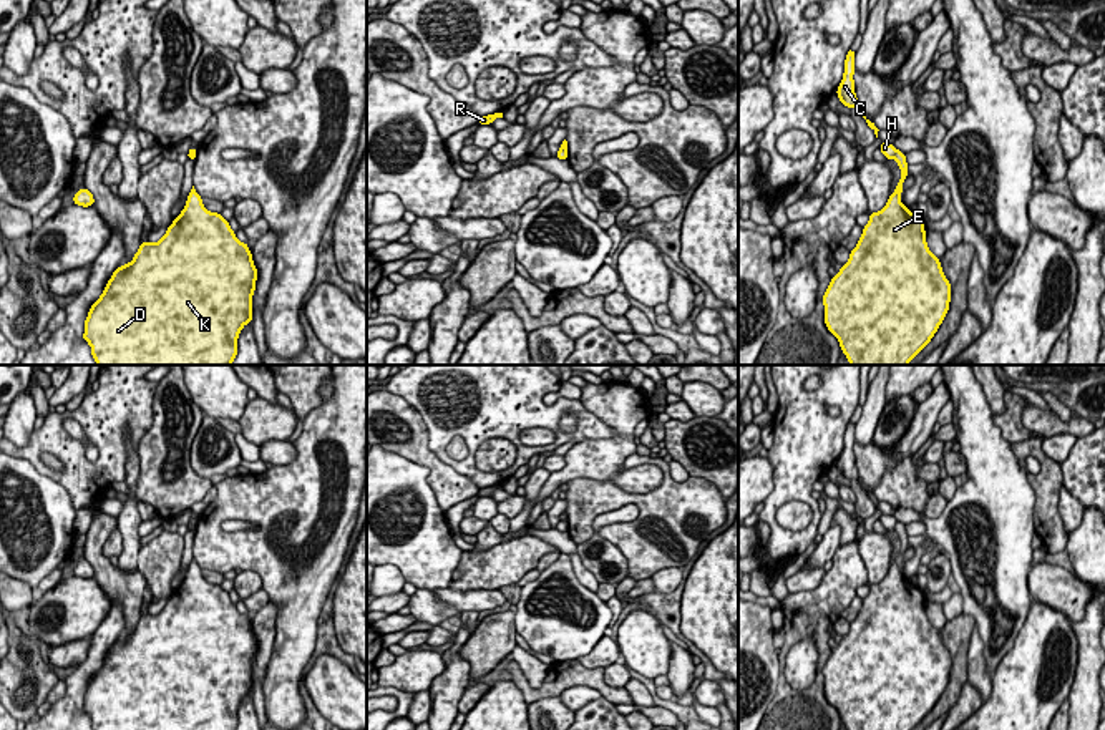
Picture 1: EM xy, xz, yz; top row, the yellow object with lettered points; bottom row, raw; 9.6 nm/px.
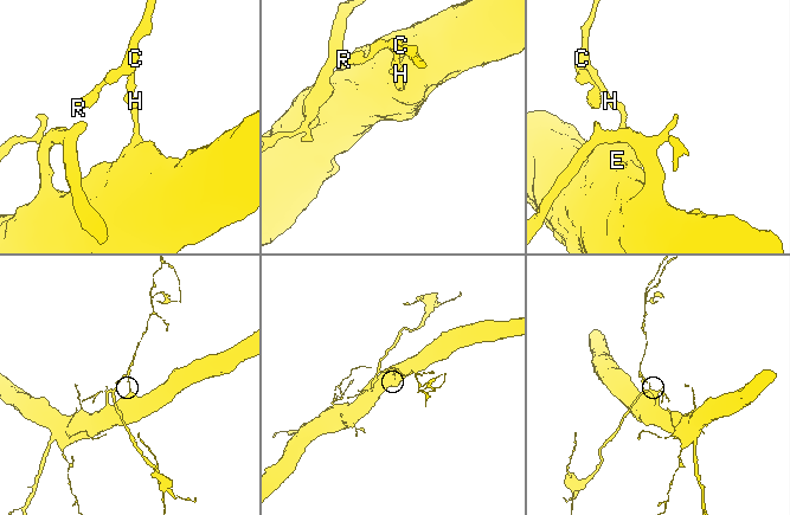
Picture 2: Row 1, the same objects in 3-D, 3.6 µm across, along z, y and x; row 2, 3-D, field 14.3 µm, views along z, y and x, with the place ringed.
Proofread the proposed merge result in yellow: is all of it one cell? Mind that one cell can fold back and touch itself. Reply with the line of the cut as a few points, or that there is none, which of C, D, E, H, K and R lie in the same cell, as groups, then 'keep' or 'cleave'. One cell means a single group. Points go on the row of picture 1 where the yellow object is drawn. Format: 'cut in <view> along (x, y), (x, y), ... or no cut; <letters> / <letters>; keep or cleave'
cut in yz along (896, 150), (893, 158); C H R / D E K; cleave

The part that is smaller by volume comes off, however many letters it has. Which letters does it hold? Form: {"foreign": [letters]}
{"foreign": ["C", "H", "R"]}

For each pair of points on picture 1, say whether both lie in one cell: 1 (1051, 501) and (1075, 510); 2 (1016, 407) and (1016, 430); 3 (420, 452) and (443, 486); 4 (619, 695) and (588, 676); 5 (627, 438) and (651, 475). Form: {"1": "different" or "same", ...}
{"1": "different", "2": "same", "3": "same", "4": "same", "5": "same"}

